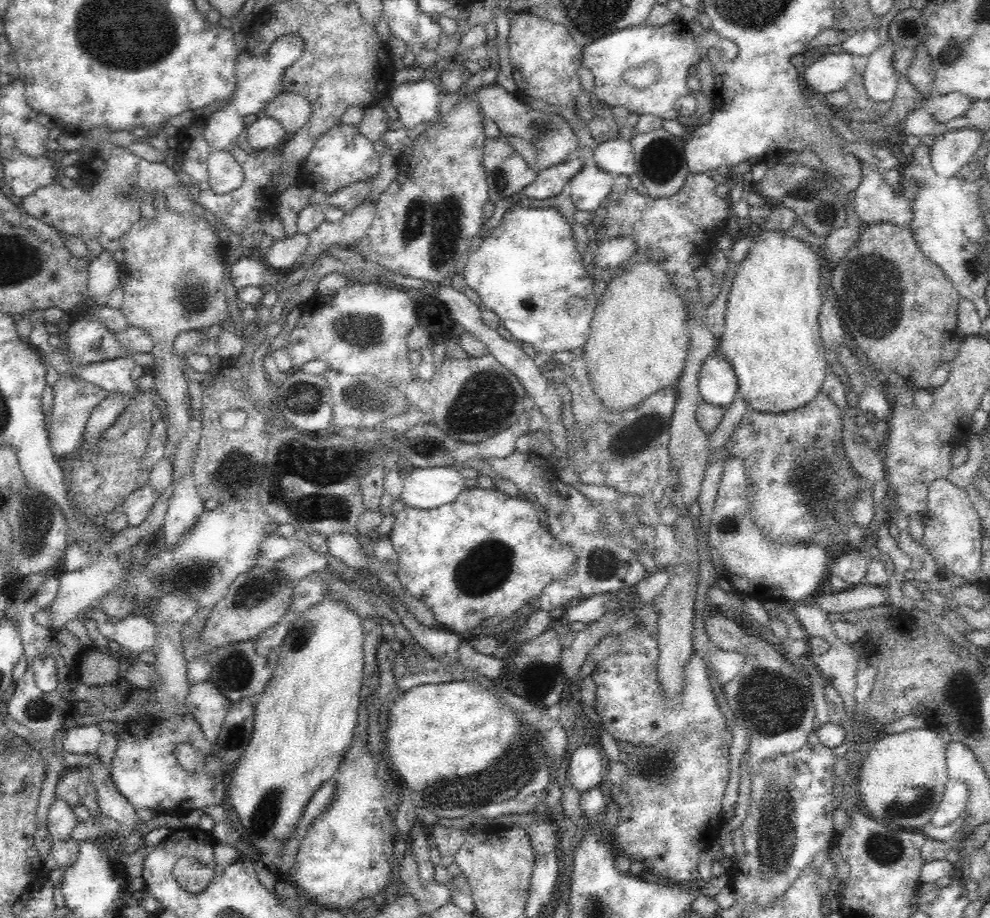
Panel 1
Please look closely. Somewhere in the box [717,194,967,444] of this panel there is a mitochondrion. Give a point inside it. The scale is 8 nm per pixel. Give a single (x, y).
(871, 297)

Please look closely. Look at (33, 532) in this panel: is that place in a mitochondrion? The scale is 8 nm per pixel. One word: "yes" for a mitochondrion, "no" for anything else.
yes

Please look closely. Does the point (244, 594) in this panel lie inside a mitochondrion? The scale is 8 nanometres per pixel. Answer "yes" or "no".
yes

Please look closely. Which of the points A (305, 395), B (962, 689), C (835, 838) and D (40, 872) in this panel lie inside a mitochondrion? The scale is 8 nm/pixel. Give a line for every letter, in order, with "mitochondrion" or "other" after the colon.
A: mitochondrion
B: mitochondrion
C: other
D: other

